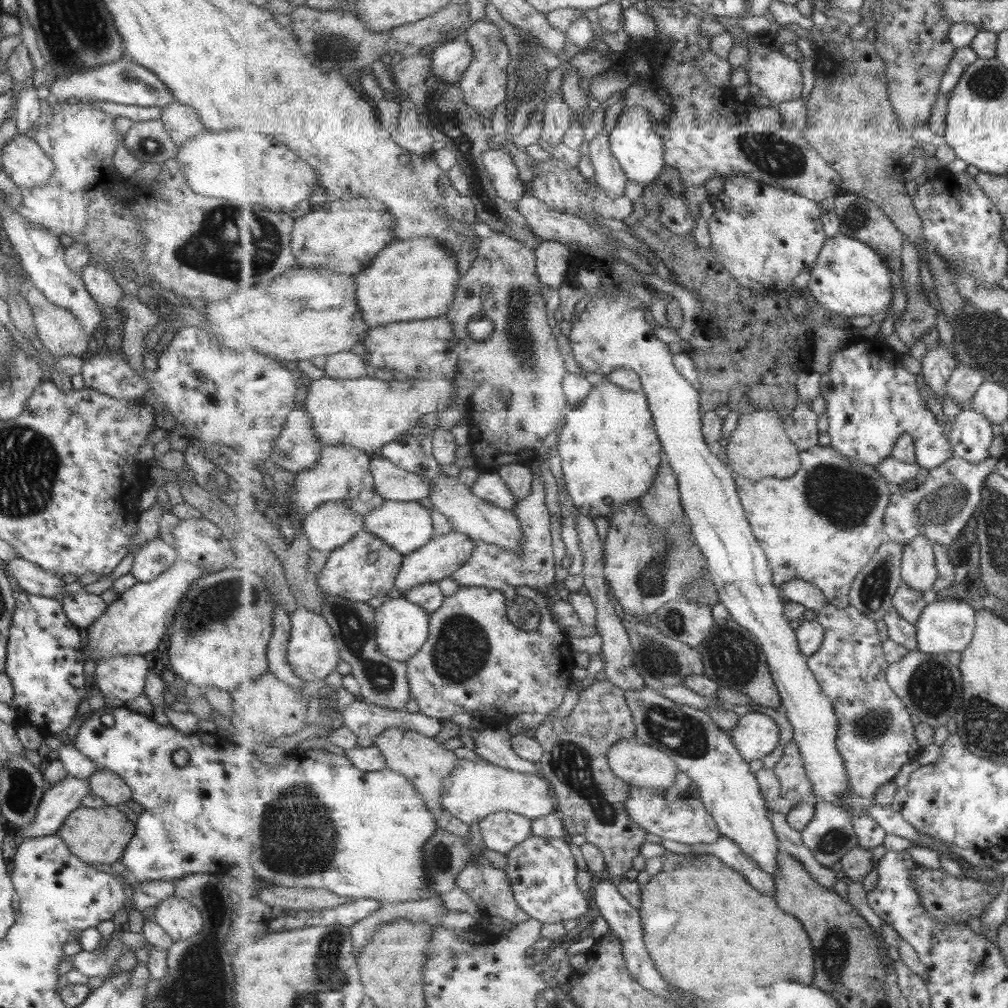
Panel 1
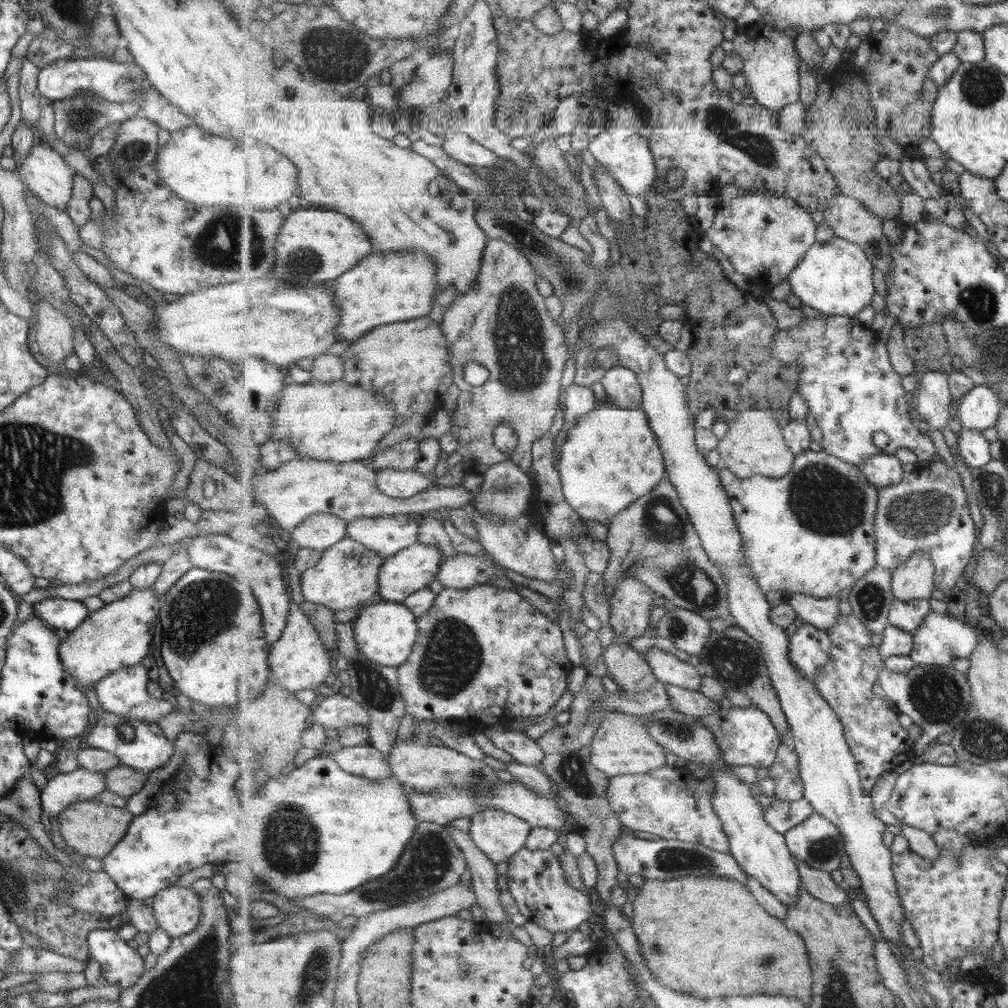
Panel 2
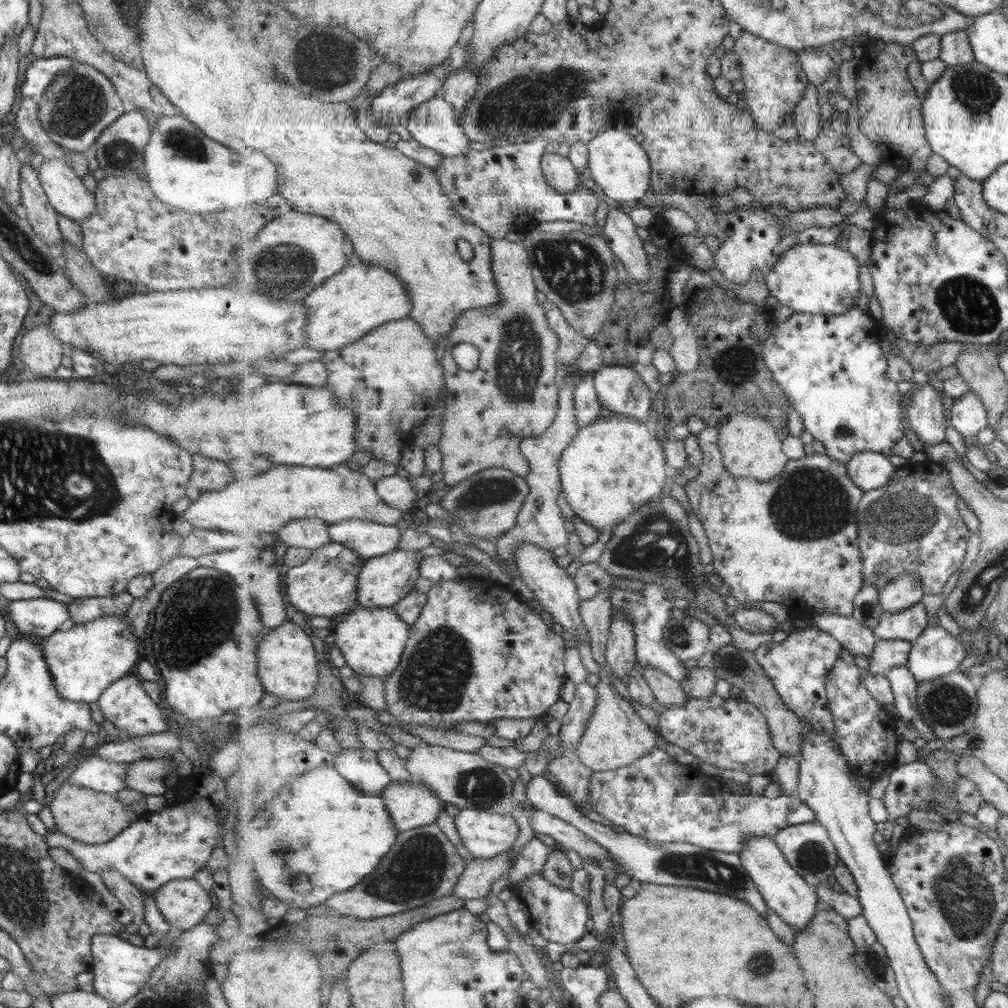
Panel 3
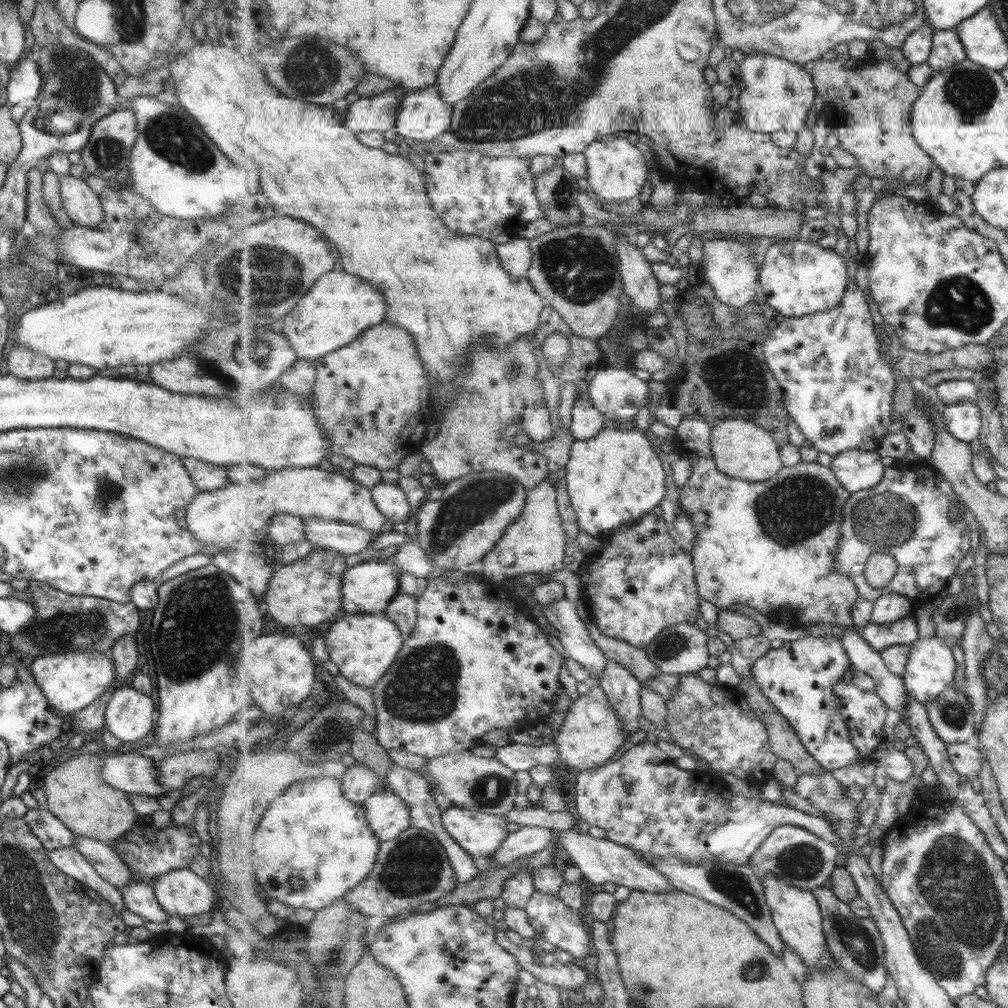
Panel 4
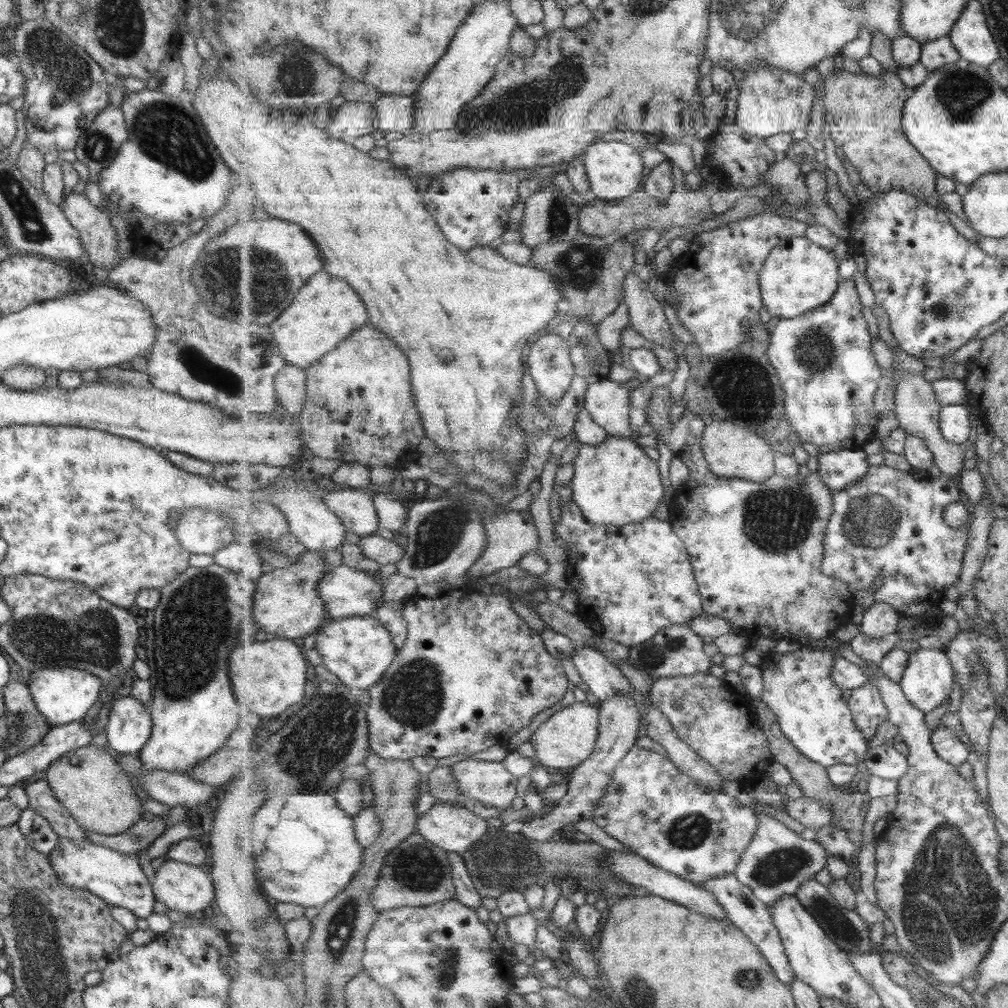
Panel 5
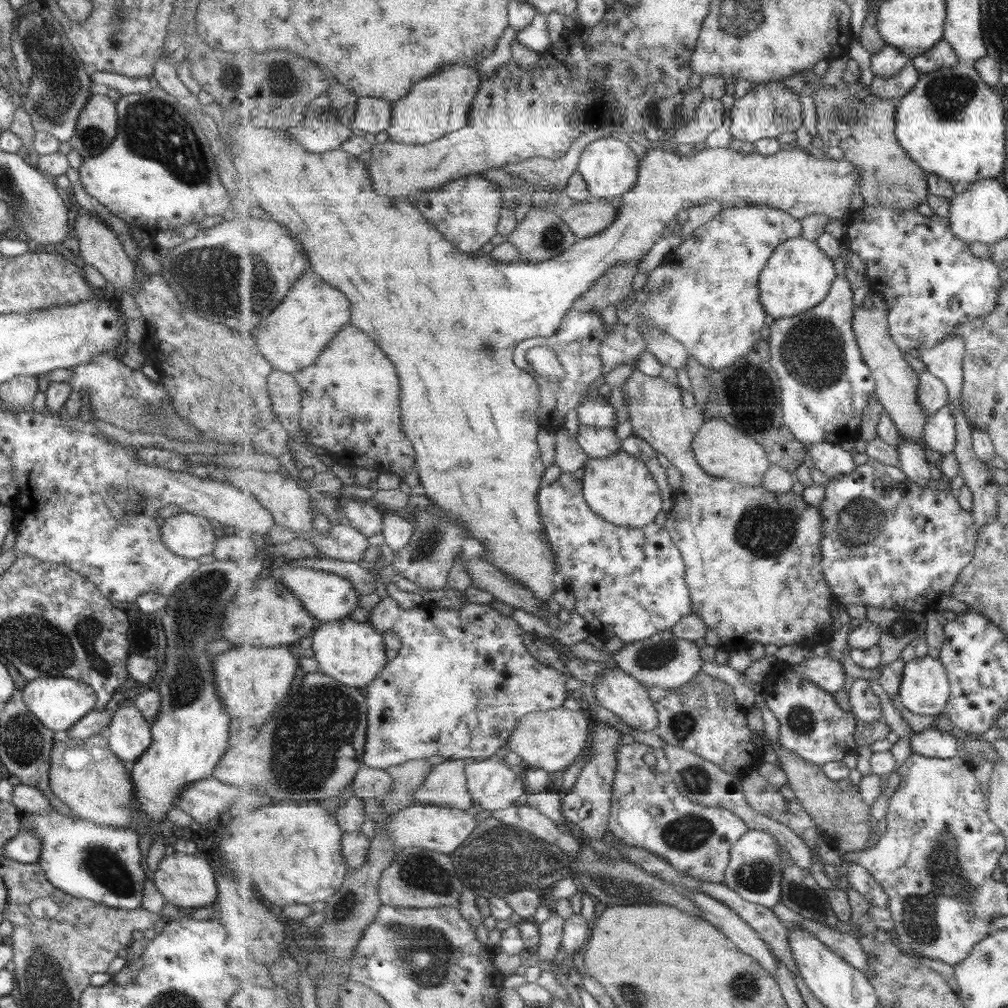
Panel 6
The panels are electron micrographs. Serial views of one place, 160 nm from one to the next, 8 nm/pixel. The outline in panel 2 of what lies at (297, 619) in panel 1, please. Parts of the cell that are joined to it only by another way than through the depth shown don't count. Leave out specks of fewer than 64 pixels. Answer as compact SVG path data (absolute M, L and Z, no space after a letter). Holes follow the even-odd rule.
M290 604L290 615L288 623L281 638L270 646L270 669L272 680L277 685L284 687L295 694L299 690L313 690L319 692L325 685L327 676L331 674L331 657L327 653L328 648L324 646L320 634L311 624L309 617L300 605Z

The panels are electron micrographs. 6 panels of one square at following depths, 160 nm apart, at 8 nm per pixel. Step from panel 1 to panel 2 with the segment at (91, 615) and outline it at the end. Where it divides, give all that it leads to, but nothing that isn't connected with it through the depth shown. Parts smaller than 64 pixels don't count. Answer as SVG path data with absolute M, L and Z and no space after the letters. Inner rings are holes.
M46 597L33 603L32 614L46 622L50 628L66 634L72 631L89 614L89 611L78 600Z

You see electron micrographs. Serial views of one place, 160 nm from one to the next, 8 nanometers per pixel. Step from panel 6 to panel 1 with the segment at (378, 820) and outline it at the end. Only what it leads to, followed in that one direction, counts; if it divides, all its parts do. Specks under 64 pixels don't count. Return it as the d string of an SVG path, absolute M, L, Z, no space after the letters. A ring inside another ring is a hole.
M497 812L478 824L485 847L505 856L533 835L533 822L515 812Z

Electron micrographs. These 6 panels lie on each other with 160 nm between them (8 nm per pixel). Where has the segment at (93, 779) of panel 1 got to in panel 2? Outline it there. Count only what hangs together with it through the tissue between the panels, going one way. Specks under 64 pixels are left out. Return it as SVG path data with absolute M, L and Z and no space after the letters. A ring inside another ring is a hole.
M117 765L104 773L106 789L116 795L125 797L135 794L146 783L146 774L125 765Z

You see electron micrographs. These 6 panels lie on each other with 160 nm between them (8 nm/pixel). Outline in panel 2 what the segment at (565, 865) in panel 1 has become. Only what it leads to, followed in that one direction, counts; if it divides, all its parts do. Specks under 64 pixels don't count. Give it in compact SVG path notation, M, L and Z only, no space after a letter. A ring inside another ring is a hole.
M525 846L512 856L508 864L508 890L515 897L523 916L527 916L530 922L535 922L555 934L570 934L591 918L593 908L588 893L566 881L565 869L561 866L559 857L550 849L533 850Z

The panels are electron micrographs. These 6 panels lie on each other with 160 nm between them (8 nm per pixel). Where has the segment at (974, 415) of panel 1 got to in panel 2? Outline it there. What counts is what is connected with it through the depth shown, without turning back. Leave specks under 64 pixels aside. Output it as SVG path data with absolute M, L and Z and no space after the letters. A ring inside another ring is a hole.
M961 425L958 438L958 450L963 461L969 468L982 467L991 458L991 446L989 440L983 436L981 430L967 428Z

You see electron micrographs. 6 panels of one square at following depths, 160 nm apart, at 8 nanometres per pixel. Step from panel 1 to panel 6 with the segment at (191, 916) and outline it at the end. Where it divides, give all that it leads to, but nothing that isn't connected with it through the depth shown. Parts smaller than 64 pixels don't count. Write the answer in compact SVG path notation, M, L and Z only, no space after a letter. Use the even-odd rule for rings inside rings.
M174 852L171 855L163 856L151 877L156 889L164 896L165 902L173 904L179 910L188 910L209 908L209 904L213 904L213 900L216 900L217 887L214 875L213 868L197 854Z

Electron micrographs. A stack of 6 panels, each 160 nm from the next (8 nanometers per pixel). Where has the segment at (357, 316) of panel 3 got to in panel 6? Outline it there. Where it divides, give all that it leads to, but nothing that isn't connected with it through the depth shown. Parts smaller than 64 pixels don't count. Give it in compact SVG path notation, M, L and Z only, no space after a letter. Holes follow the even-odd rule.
M310 270L302 279L294 284L289 294L275 309L275 312L270 314L267 320L263 320L262 323L257 325L254 338L259 342L259 351L275 366L275 369L296 373L315 364L318 356L331 344L331 340L334 340L335 336L343 330L343 326L352 321L351 311L351 301L347 300L345 293L331 286L327 281L321 280L321 284L319 284L317 273Z

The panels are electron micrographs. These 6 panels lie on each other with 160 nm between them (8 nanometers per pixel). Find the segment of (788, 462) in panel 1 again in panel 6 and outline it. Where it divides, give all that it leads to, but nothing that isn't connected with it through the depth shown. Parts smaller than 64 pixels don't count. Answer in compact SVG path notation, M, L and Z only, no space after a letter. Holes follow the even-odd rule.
M708 420L707 424L704 424L695 435L692 447L701 468L710 476L732 479L743 485L762 485L767 471L772 465L766 449L762 447L762 444L759 444L758 440L745 436L735 426L731 426L723 420Z

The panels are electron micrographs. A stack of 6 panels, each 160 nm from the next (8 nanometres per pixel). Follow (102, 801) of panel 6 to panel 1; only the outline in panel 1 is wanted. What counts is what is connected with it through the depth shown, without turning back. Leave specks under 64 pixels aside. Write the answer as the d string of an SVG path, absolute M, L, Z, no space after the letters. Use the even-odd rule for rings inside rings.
M104 805L98 809L79 806L68 814L56 835L66 844L68 851L84 863L111 865L120 859L127 841L134 835L134 828L117 806Z

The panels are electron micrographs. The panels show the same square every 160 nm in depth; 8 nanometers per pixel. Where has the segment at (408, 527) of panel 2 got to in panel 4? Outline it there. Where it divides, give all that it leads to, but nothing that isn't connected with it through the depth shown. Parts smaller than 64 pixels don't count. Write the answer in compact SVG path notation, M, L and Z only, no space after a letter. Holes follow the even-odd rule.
M305 517L306 535L312 546L332 548L341 554L359 554L367 550L373 538L380 532L371 532L366 528L347 524L343 521Z

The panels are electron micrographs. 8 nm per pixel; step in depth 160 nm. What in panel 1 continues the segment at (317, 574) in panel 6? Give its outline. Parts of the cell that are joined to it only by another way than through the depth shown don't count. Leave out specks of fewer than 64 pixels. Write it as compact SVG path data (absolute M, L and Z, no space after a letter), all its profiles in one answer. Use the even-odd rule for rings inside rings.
M452 530L449 534L435 535L423 548L404 556L400 574L396 578L396 594L407 595L412 588L421 584L439 582L443 578L453 576L455 571L469 562L477 543L477 540L473 540L464 532L457 530Z

